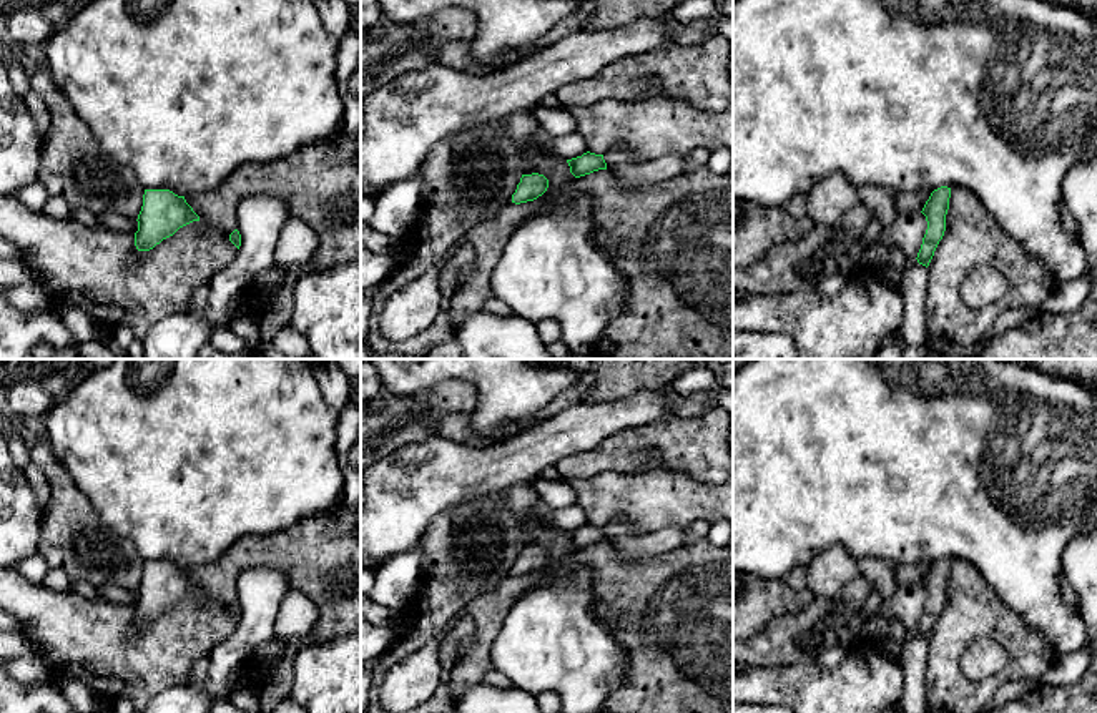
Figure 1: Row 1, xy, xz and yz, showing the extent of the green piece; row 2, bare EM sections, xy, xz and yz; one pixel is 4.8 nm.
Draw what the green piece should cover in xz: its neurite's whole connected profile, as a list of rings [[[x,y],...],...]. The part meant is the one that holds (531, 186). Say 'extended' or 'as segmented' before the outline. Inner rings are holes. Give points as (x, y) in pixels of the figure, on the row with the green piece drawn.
as segmented | [[[532,173],[522,175],[520,183],[517,184],[515,193],[512,194],[512,203],[520,204],[534,201],[542,196],[548,188],[548,179],[544,175]]]

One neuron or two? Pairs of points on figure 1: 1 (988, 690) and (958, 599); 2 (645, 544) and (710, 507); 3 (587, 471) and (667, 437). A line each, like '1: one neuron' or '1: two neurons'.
1: one neuron
2: two neurons
3: one neuron

